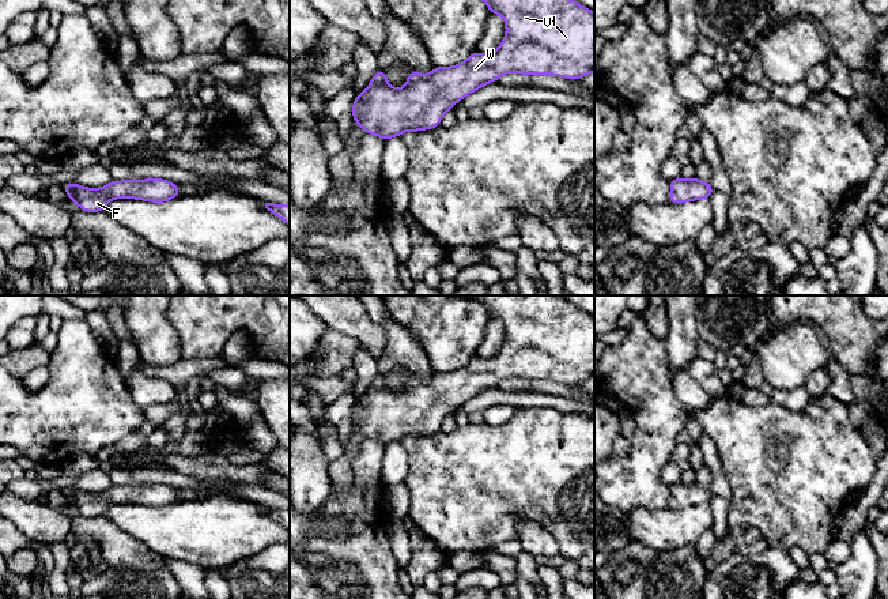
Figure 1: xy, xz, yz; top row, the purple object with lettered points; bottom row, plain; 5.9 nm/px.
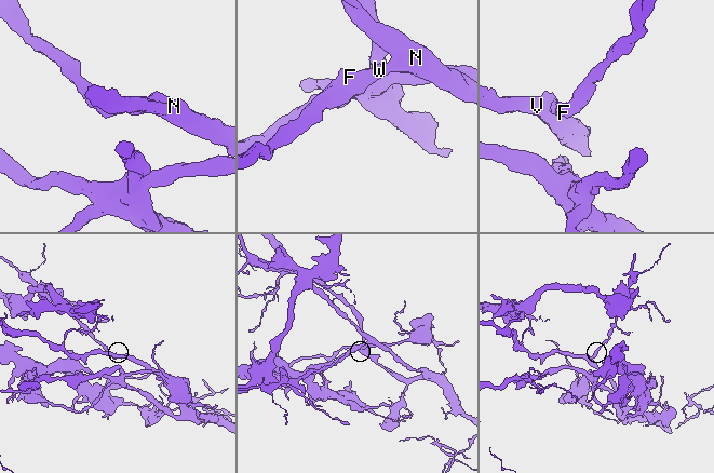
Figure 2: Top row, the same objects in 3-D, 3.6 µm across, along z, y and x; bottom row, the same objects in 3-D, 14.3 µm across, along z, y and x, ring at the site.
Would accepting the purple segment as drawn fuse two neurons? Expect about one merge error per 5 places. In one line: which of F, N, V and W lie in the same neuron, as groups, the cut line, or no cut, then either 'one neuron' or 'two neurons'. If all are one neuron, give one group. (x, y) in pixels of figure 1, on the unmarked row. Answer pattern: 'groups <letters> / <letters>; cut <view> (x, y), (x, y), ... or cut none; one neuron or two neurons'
groups F N V W; cut none; one neuron

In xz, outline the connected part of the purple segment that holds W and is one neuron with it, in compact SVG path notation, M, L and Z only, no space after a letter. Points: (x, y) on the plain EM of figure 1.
M464 295L466 300L477 301L481 304L487 312L488 317L498 319L503 323L506 329L506 340L502 344L500 351L491 358L480 358L473 357L469 362L460 369L453 372L435 372L428 380L423 380L417 376L411 374L411 378L405 381L407 391L405 392L390 392L388 388L388 381L385 374L378 374L369 388L367 393L356 400L352 408L352 423L354 426L363 433L366 440L378 440L383 447L389 445L394 441L401 441L407 436L420 437L424 434L432 434L439 432L443 419L454 412L454 410L464 404L466 400L477 396L480 392L496 387L502 380L517 377L522 380L555 380L558 383L566 384L581 384L594 377L594 317L592 314L585 313L582 309L575 308L573 304L564 302L555 295Z

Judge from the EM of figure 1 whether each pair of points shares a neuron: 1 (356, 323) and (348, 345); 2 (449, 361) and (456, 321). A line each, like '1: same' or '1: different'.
1: different
2: same

